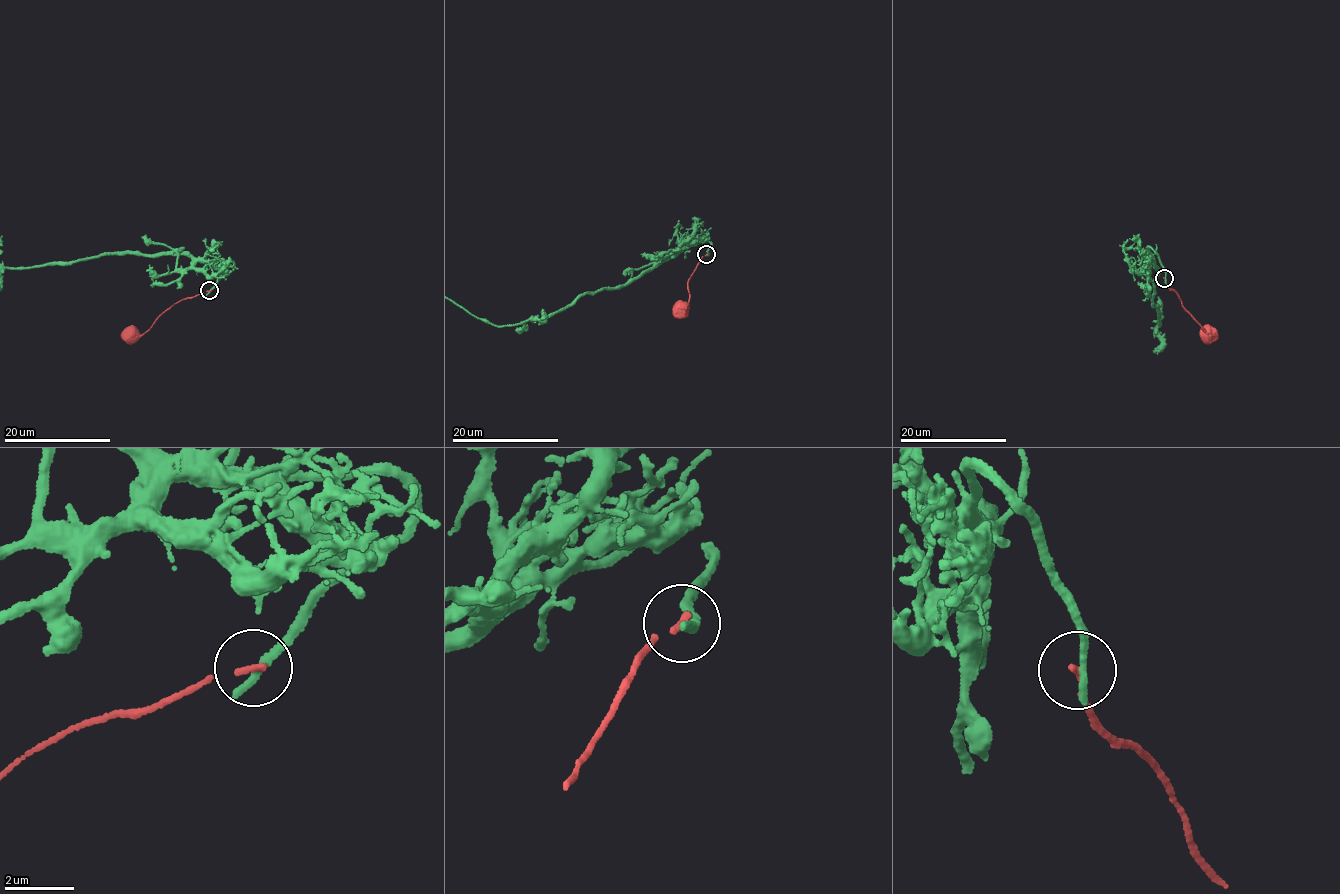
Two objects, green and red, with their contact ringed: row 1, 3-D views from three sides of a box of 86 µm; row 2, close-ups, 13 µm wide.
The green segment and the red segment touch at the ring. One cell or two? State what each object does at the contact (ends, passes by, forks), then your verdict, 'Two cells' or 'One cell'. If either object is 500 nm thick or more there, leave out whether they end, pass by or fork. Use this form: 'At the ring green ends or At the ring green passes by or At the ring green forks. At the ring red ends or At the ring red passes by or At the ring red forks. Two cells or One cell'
At the ring green ends. At the ring red ends. Two cells

